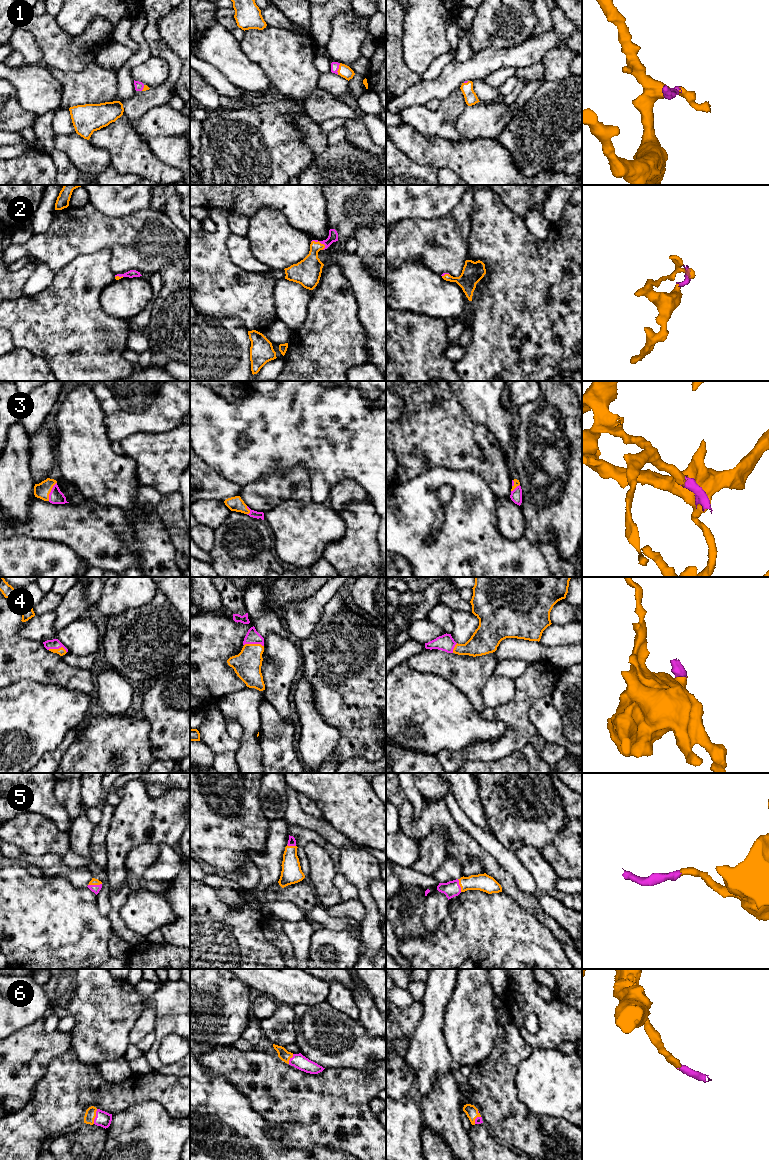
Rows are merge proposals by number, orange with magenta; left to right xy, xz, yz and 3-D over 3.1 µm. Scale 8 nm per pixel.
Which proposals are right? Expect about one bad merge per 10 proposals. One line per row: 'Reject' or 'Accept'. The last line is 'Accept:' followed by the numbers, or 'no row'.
1: Accept
2: Accept
3: Accept
4: Accept
5: Accept
6: Accept
Accept: 1, 2, 3, 4, 5, 6

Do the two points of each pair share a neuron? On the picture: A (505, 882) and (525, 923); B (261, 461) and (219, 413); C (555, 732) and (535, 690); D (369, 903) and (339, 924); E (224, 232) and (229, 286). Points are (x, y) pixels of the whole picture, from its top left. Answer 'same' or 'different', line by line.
A: different
B: same
C: different
D: different
E: same

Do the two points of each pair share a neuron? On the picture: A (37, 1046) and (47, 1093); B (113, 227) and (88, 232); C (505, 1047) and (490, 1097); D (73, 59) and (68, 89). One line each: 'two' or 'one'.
A: two
B: one
C: one
D: two

